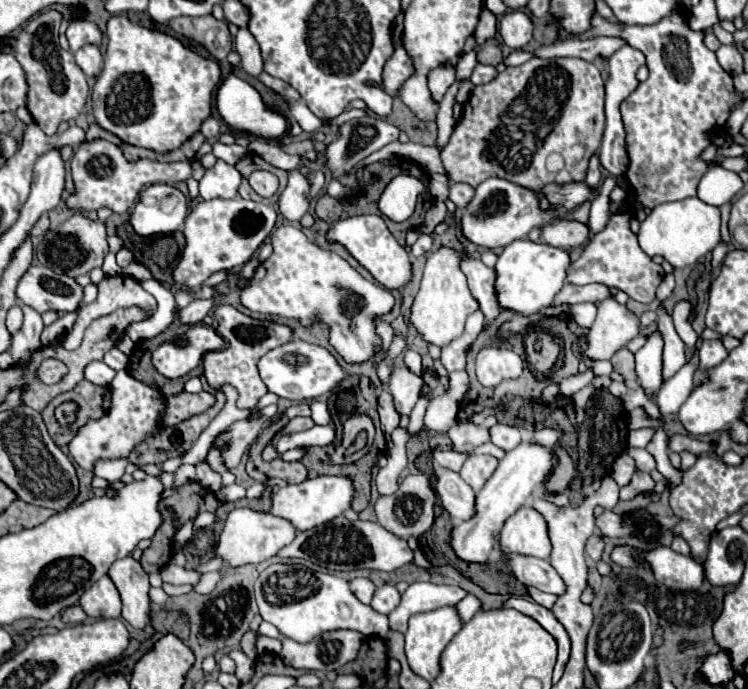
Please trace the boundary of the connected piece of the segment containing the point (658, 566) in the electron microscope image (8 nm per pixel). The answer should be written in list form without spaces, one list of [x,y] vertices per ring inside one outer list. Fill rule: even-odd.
[[[667,546],[653,548],[645,558],[651,564],[655,578],[671,590],[697,590],[705,580],[701,564]]]

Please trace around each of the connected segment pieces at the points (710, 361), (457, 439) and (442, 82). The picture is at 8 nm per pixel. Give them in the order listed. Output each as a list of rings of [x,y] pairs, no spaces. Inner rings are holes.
[[[703,340],[699,346],[699,366],[703,370],[713,370],[727,358],[727,350],[721,344],[721,340]]]
[[[457,422],[447,432],[447,436],[453,440],[453,450],[459,452],[471,452],[473,448],[481,446],[483,442],[489,442],[489,430],[485,426],[473,424],[473,422]]]
[[[443,66],[443,68],[431,70],[431,76],[429,76],[429,90],[431,90],[433,102],[439,104],[453,82],[455,82],[455,70],[453,70],[453,68]]]

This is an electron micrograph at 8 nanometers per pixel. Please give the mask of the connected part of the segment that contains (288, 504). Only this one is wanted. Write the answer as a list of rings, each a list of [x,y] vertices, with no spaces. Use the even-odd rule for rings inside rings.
[[[317,476],[317,478],[309,478],[301,484],[279,488],[279,492],[273,496],[273,506],[269,512],[273,516],[289,520],[299,532],[303,532],[303,530],[311,530],[319,524],[325,524],[337,516],[343,516],[343,512],[347,508],[351,508],[353,498],[355,498],[355,488],[353,488],[351,478],[347,478],[347,476]]]

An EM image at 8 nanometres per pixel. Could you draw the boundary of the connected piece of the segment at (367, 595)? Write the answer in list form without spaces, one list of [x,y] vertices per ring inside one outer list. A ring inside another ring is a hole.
[[[355,578],[355,580],[349,582],[349,586],[351,586],[351,592],[357,596],[359,602],[363,602],[363,604],[371,602],[373,592],[375,592],[375,586],[373,586],[371,580],[367,580],[367,578]]]

